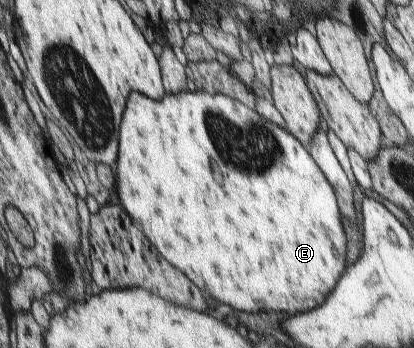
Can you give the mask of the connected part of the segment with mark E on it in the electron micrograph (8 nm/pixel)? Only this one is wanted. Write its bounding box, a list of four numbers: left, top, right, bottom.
[118,90,350,315]

